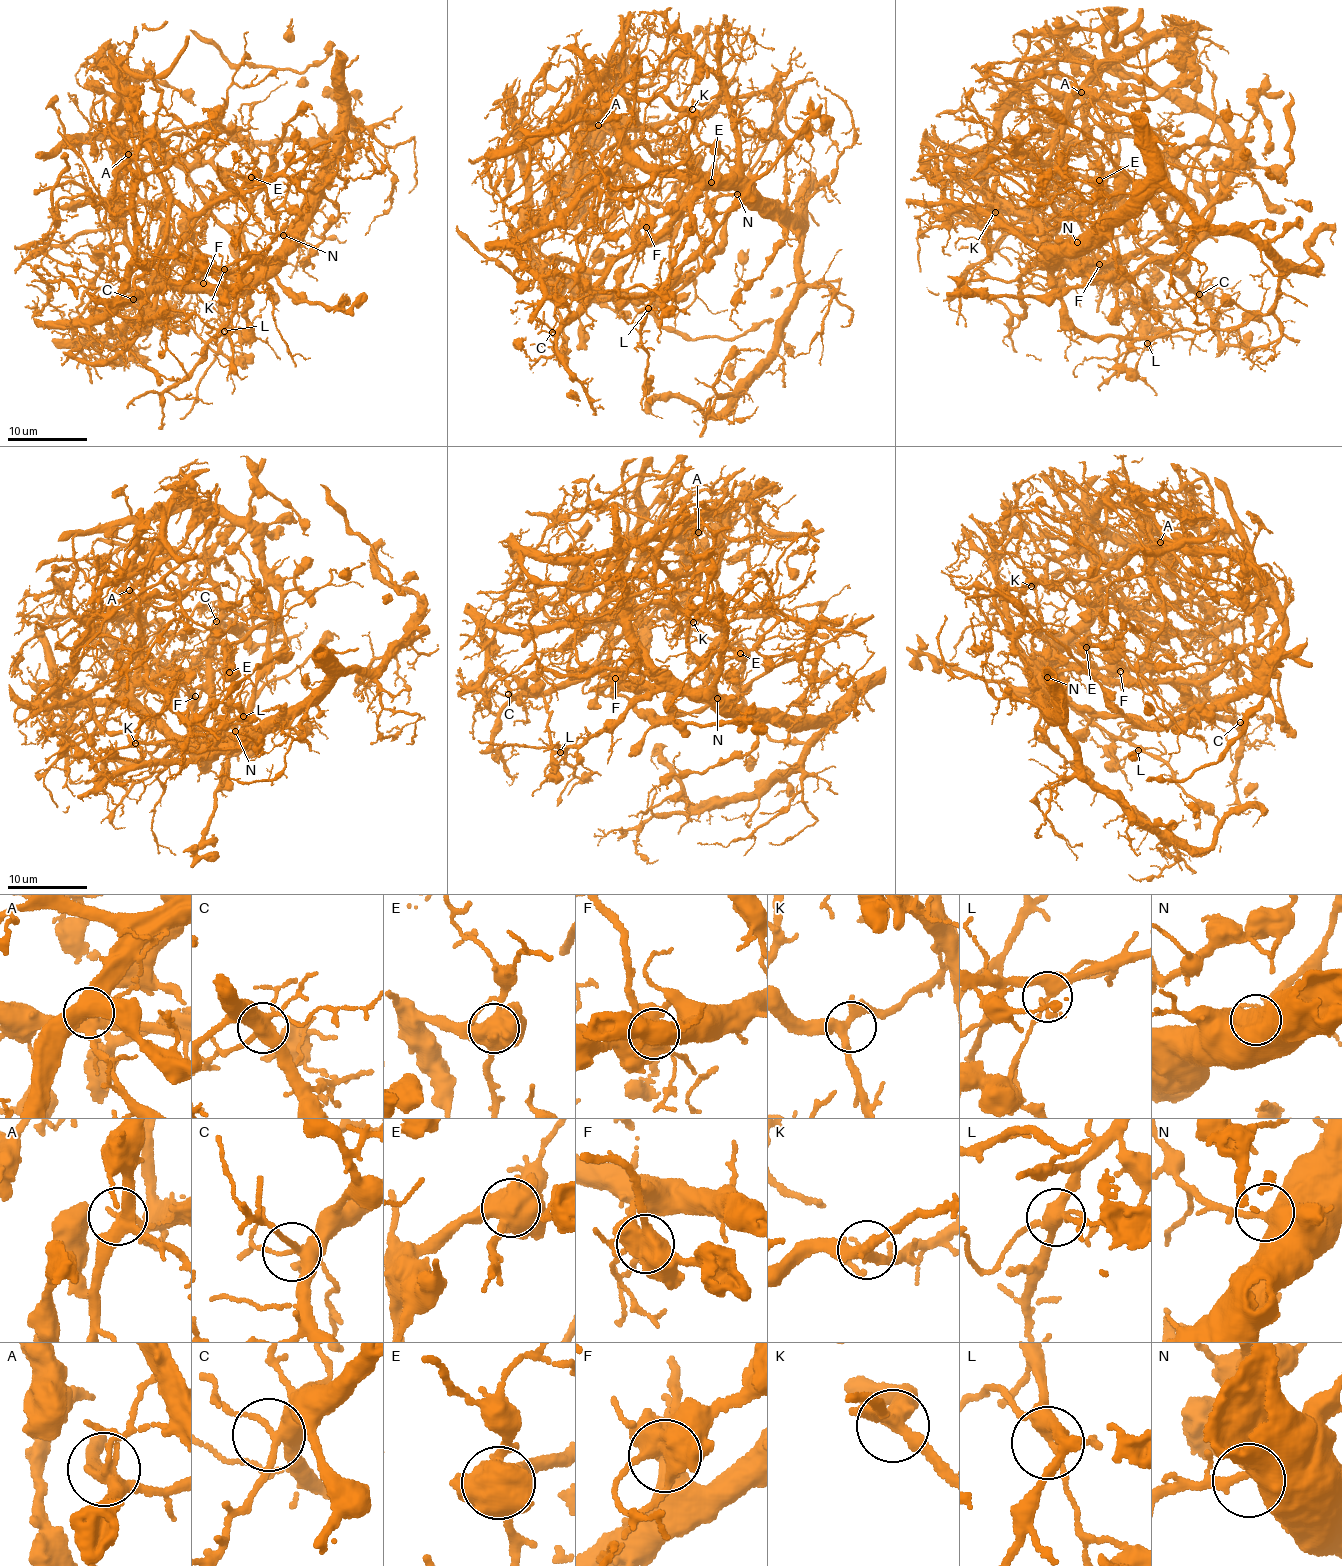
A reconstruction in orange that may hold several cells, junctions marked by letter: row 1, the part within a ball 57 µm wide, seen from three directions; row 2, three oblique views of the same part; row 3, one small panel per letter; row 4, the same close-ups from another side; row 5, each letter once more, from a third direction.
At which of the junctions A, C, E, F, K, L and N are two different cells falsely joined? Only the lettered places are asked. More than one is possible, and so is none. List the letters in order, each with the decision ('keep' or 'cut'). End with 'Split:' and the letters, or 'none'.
A: cut
C: keep
E: cut
F: keep
K: keep
L: keep
N: keep
Split: A, E

